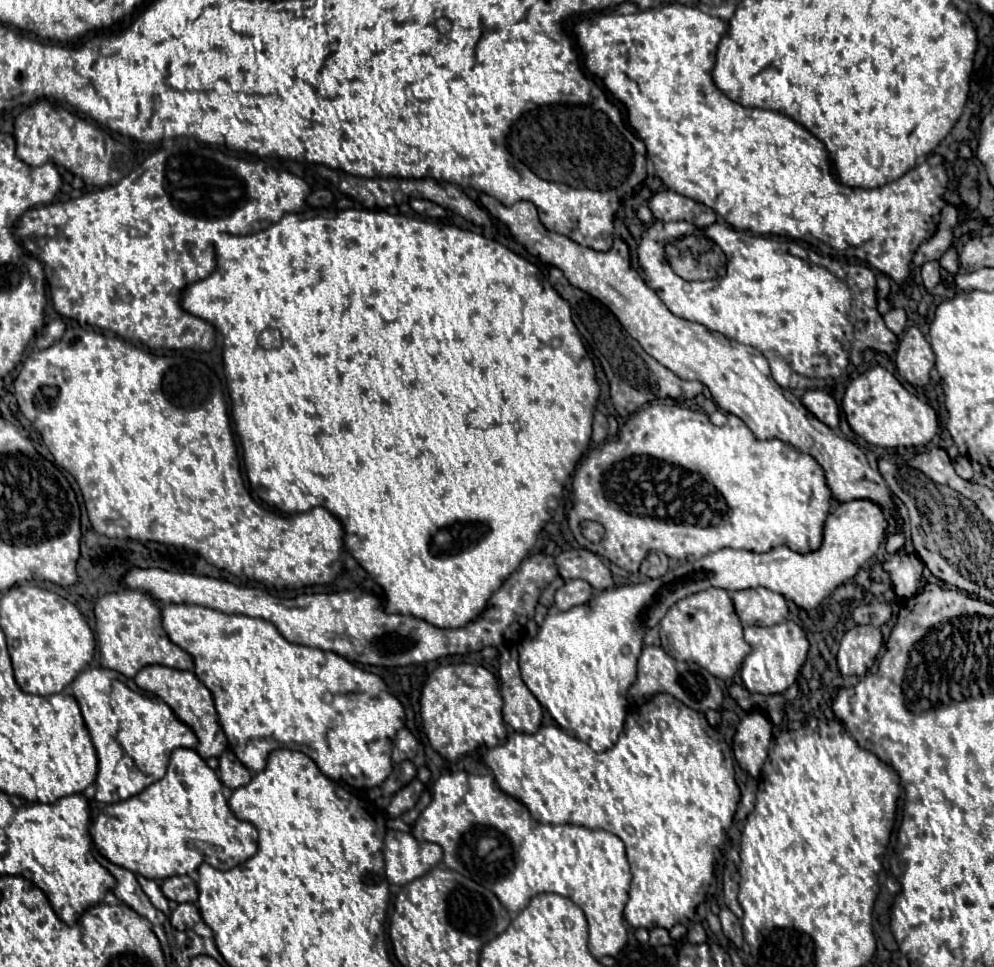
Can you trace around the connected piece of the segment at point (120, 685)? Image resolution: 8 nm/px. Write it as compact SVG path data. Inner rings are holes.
M92 667L82 671L72 681L72 695L76 697L84 723L88 727L88 733L92 737L96 755L98 755L98 775L96 775L96 801L102 803L116 803L124 801L132 795L138 795L142 789L146 789L150 783L156 783L166 773L166 765L170 759L170 753L178 747L196 747L194 733L176 719L172 709L158 697L152 697L148 693L136 691L128 687L126 679L110 669L104 667Z

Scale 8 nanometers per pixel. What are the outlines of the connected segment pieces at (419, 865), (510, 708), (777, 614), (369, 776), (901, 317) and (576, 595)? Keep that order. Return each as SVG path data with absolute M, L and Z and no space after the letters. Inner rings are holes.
M388 831L384 837L384 859L388 881L394 885L406 885L442 861L442 847L416 841L410 833Z
M514 645L500 653L500 693L504 697L504 721L520 733L534 733L542 721L542 705L522 683L518 651Z
M756 587L730 593L742 625L776 625L788 615L786 599L770 589Z
M166 605L162 609L162 629L172 643L192 655L194 675L210 689L218 723L224 729L230 749L248 771L262 771L272 749L288 749L292 747L288 743L298 743L294 747L300 747L300 751L313 759L328 779L338 783L344 781L354 789L378 787L390 775L392 741L404 727L404 709L394 695L382 691L388 687L379 676L348 663L350 661L336 653L288 643L270 621L246 615L226 615L200 605Z
M894 307L890 309L886 315L884 315L884 321L886 321L886 327L890 329L894 334L900 335L907 328L907 315L906 311L902 307Z
M570 579L566 581L554 595L554 605L560 611L568 611L570 607L582 605L586 603L586 599L590 599L592 595L592 587L590 583L586 583L584 579Z

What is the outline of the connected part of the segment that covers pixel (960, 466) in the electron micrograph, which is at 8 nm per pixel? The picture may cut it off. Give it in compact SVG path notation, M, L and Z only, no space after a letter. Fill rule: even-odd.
M958 455L958 457L954 459L954 469L956 469L956 473L958 473L962 479L972 479L972 475L974 475L974 471L972 471L972 467L970 467L970 461L968 461L966 457L962 457L962 455Z

